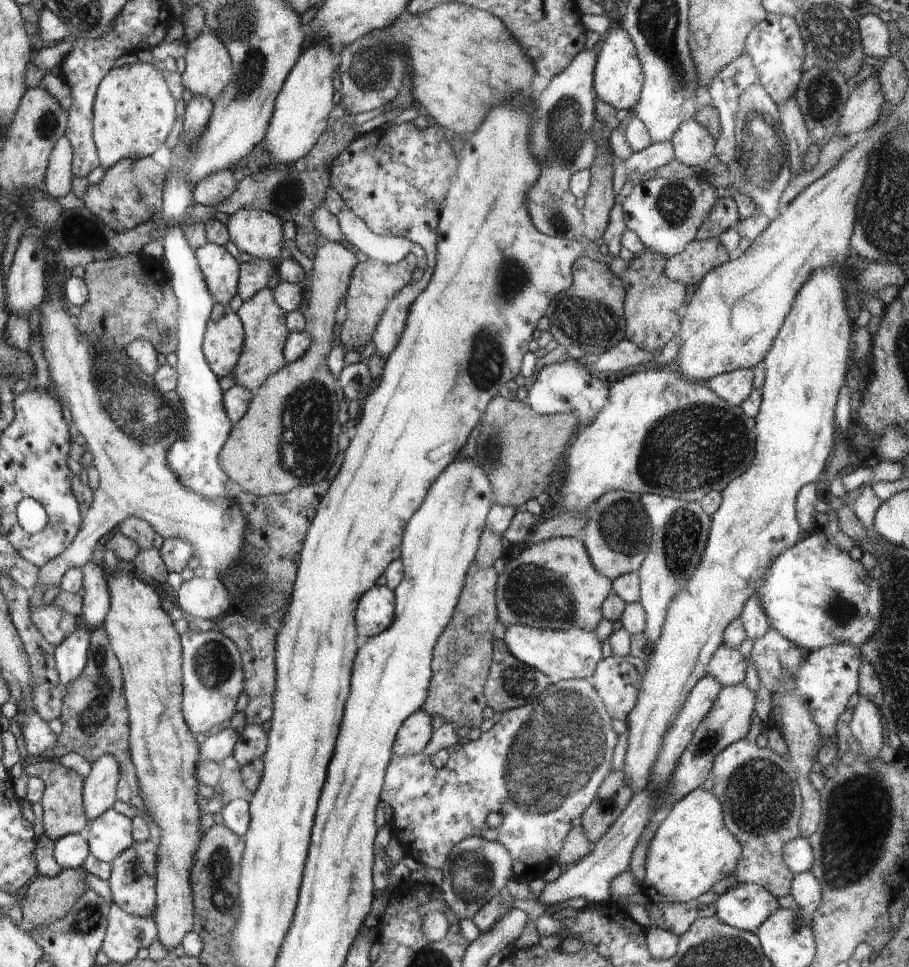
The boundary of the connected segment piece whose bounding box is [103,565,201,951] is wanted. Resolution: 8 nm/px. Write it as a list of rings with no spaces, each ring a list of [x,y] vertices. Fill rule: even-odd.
[[[121,565],[116,574],[107,572],[107,581],[109,586],[109,593],[111,598],[111,605],[108,614],[106,615],[105,622],[103,624],[105,631],[108,636],[112,638],[111,646],[115,651],[116,656],[119,658],[121,668],[123,671],[123,682],[124,682],[124,696],[127,699],[128,712],[130,714],[130,747],[131,747],[131,761],[133,762],[136,769],[136,776],[139,782],[139,795],[144,800],[144,809],[146,810],[146,816],[151,816],[152,820],[160,828],[160,842],[157,847],[157,877],[156,877],[156,908],[154,912],[154,918],[157,922],[157,929],[159,930],[158,942],[160,942],[168,951],[178,946],[180,942],[183,942],[183,938],[193,930],[193,914],[194,914],[194,897],[192,894],[192,887],[190,884],[191,868],[193,867],[194,857],[198,850],[200,842],[200,810],[198,810],[198,804],[196,804],[196,788],[198,788],[198,782],[196,782],[196,762],[198,762],[198,744],[194,740],[194,736],[190,734],[190,729],[186,724],[184,718],[182,718],[182,654],[180,654],[180,640],[178,640],[178,632],[174,630],[172,626],[172,620],[170,616],[162,610],[160,606],[160,598],[158,594],[150,588],[150,585],[146,586],[144,581],[134,576],[133,570],[129,566]]]

